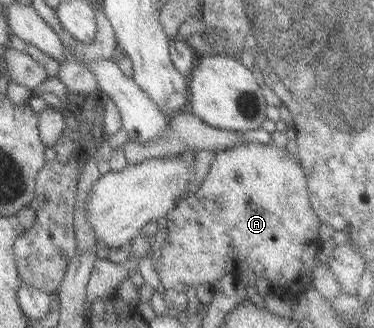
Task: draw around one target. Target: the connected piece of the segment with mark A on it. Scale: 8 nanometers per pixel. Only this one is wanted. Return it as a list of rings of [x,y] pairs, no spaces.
[[[249,142],[215,151],[209,170],[195,193],[183,198],[171,213],[167,213],[166,239],[154,266],[165,293],[173,291],[181,294],[185,288],[197,287],[198,284],[213,286],[220,276],[229,273],[239,279],[243,270],[271,282],[270,293],[284,301],[291,296],[288,284],[301,282],[302,279],[309,284],[313,267],[318,265],[317,231],[320,224],[309,208],[306,179],[296,157],[275,145]]]

